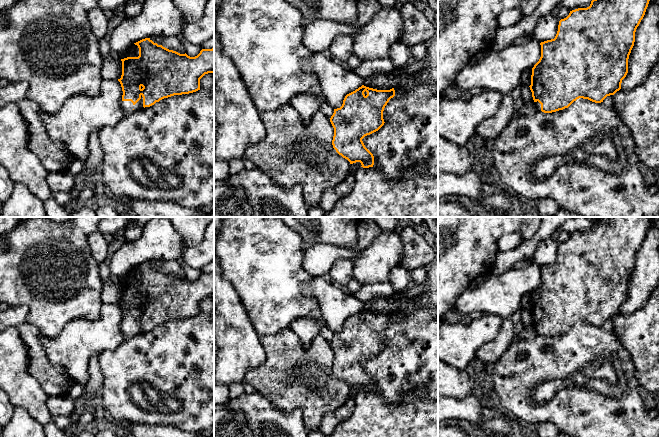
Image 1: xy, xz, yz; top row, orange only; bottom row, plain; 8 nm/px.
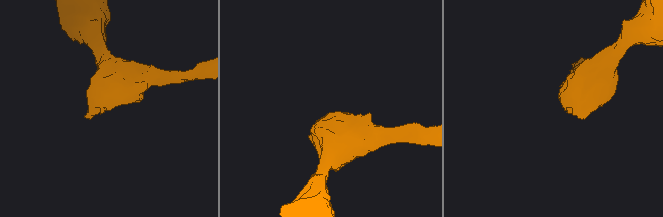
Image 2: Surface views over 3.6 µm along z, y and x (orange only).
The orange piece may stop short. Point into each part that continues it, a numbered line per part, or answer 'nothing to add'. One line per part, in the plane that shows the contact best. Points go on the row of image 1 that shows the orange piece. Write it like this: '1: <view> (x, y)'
1: xy (127, 106)

